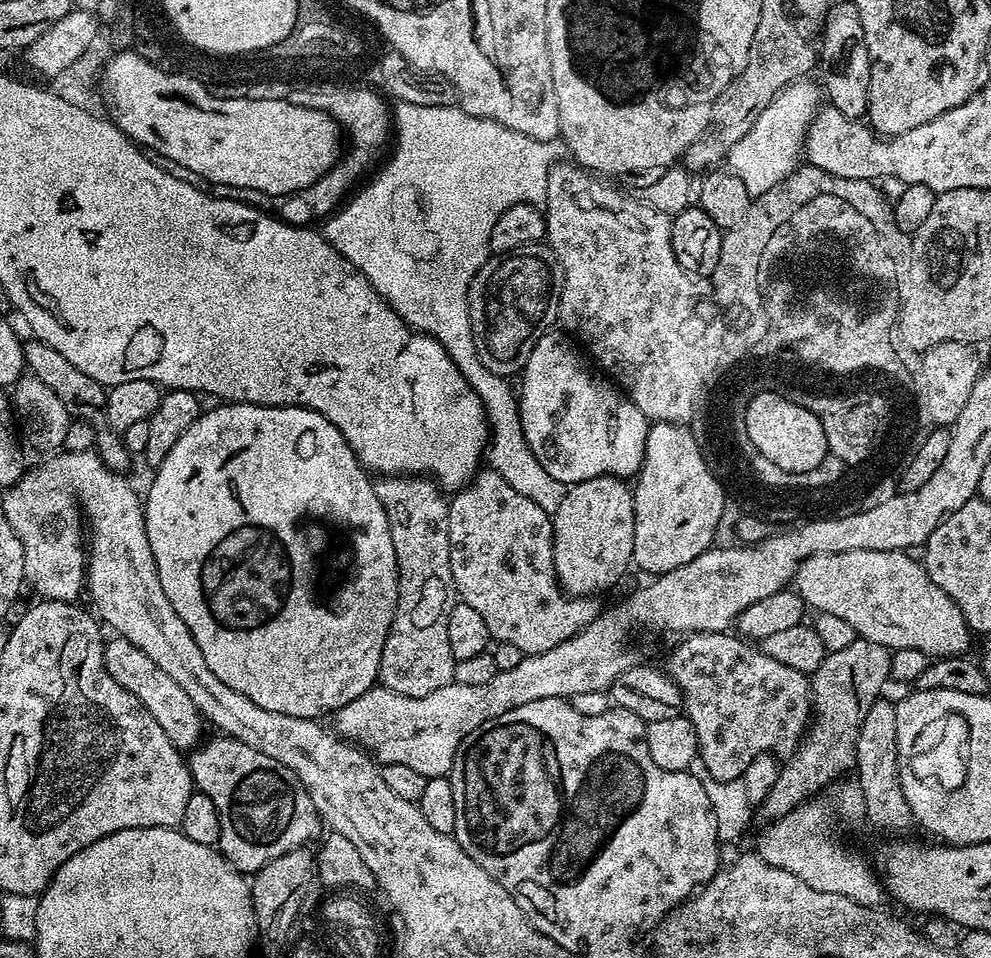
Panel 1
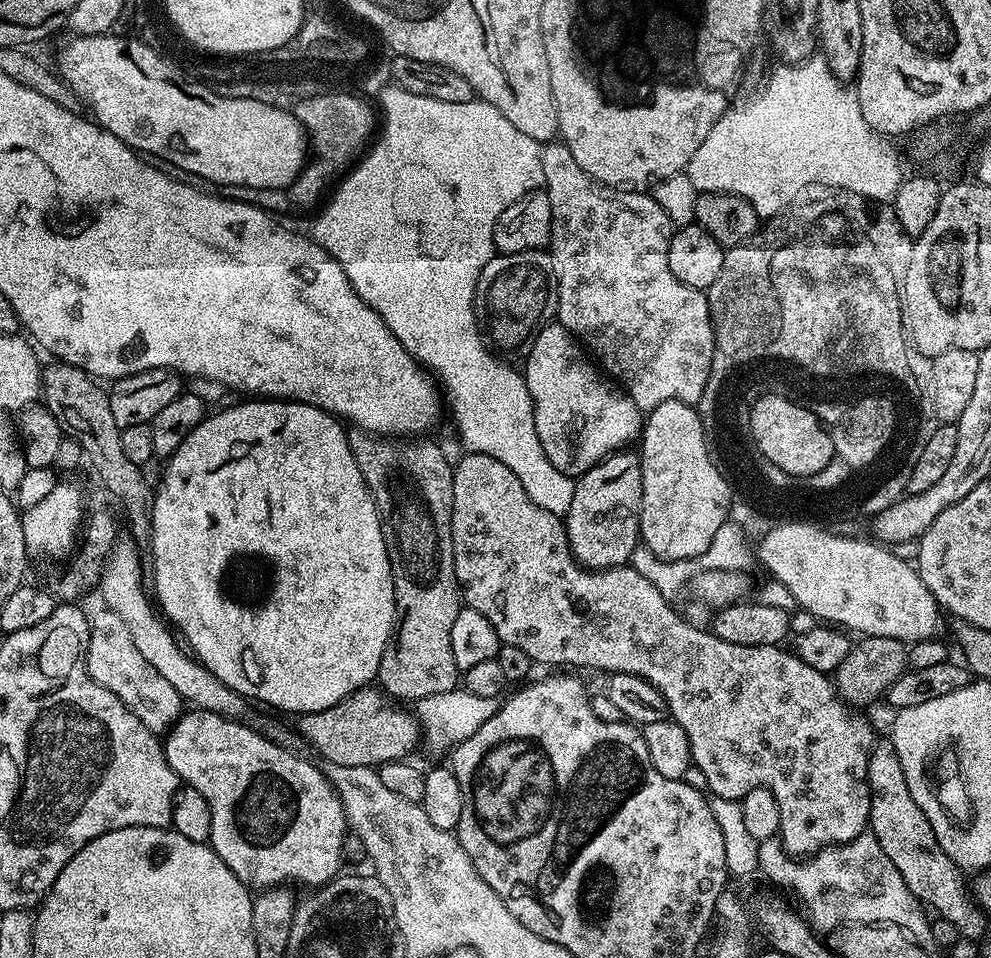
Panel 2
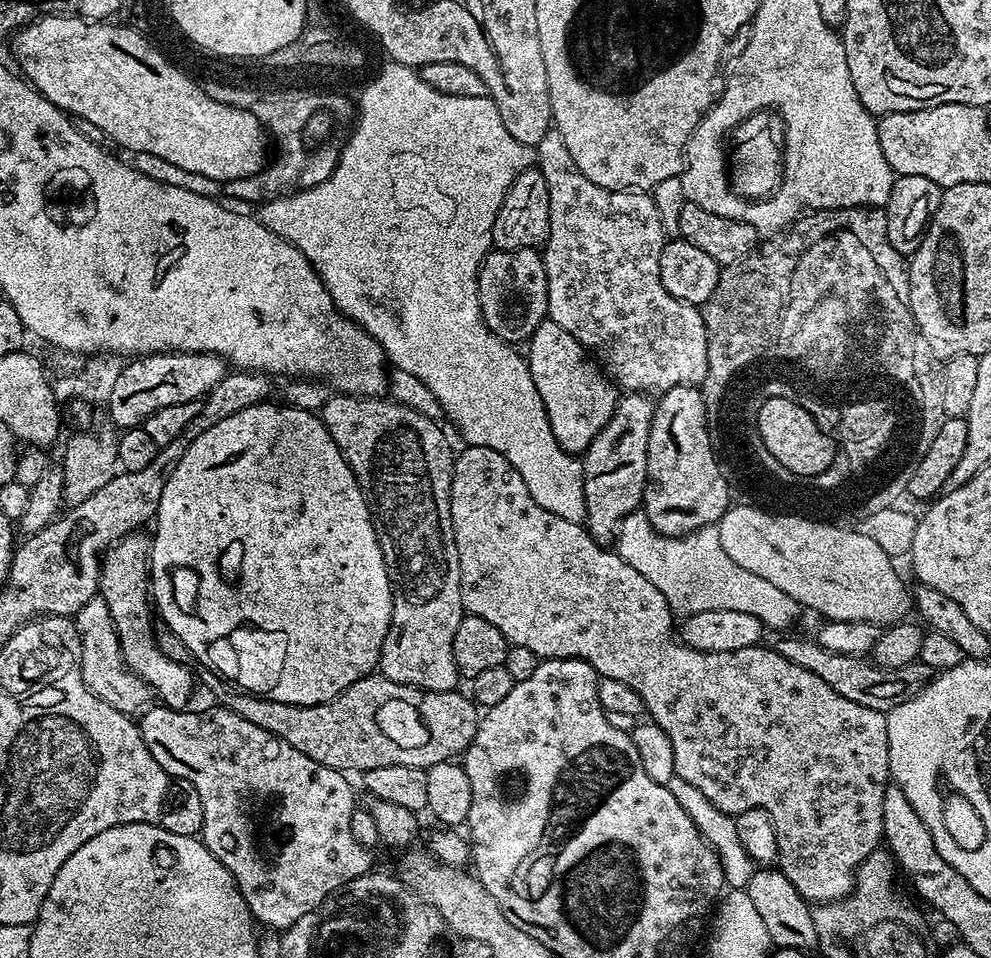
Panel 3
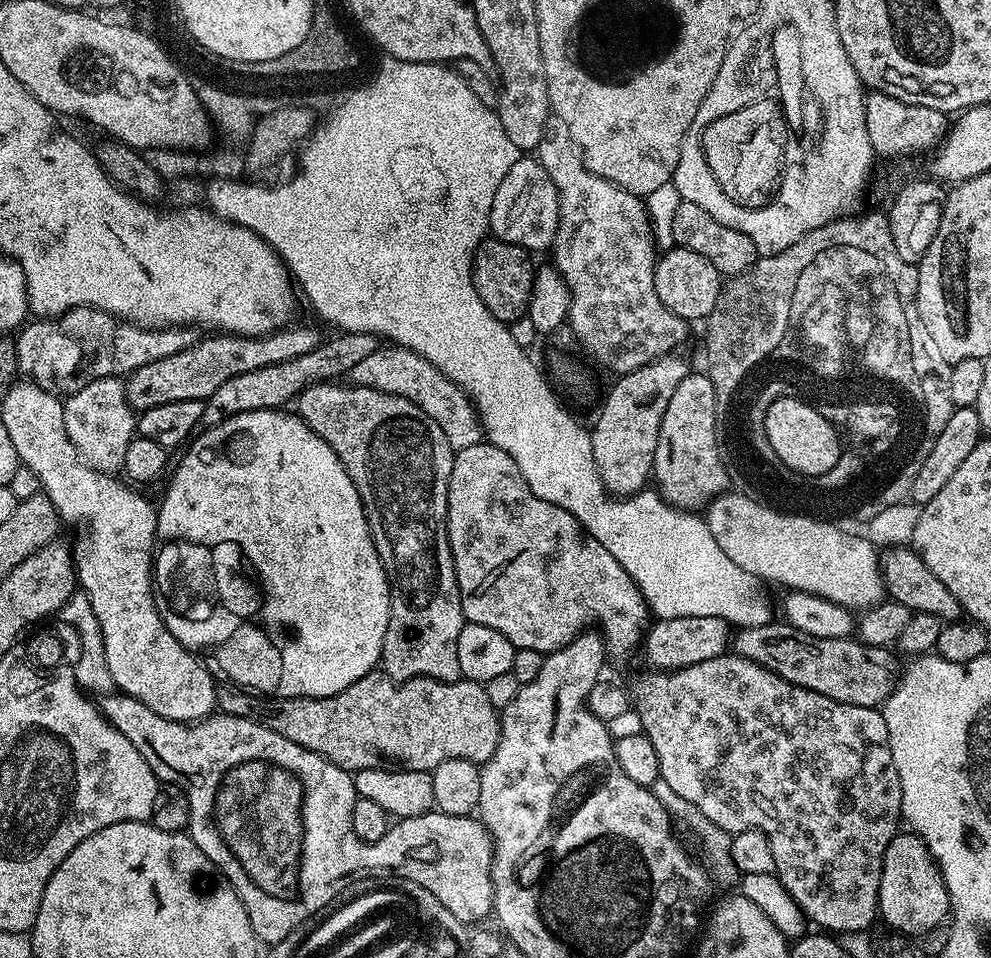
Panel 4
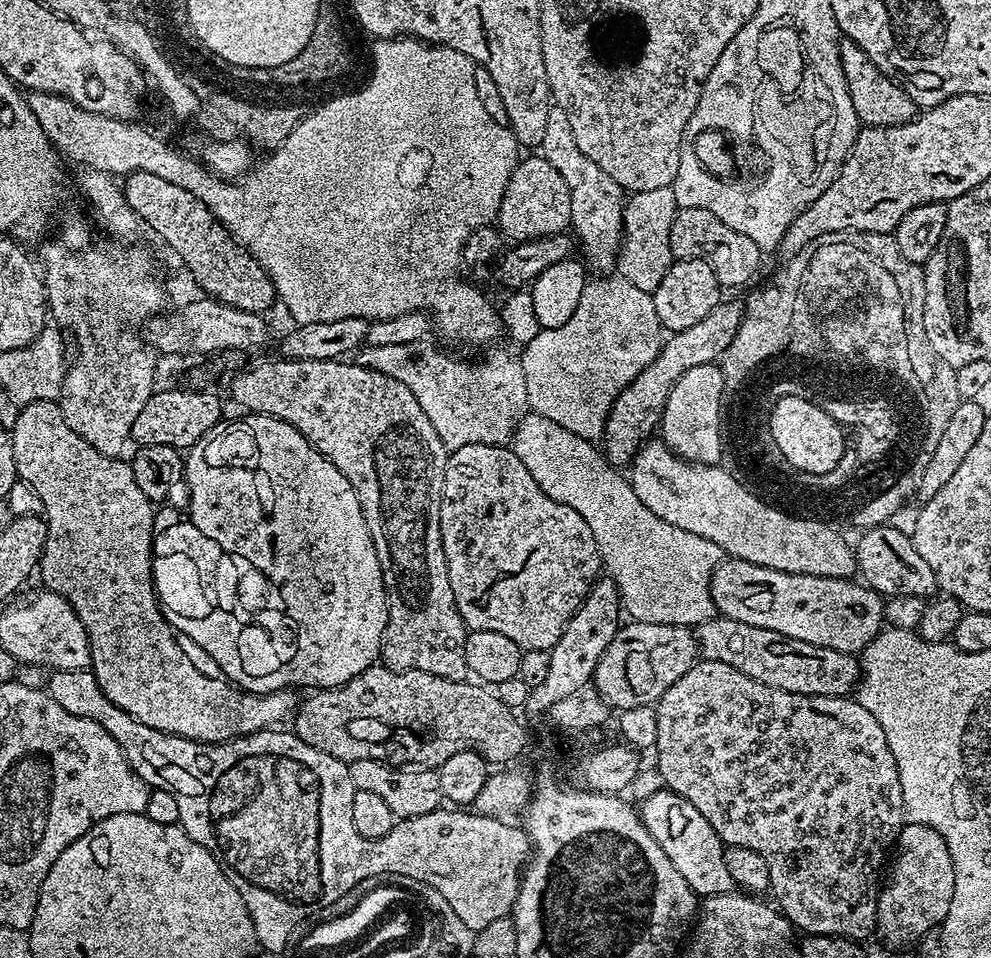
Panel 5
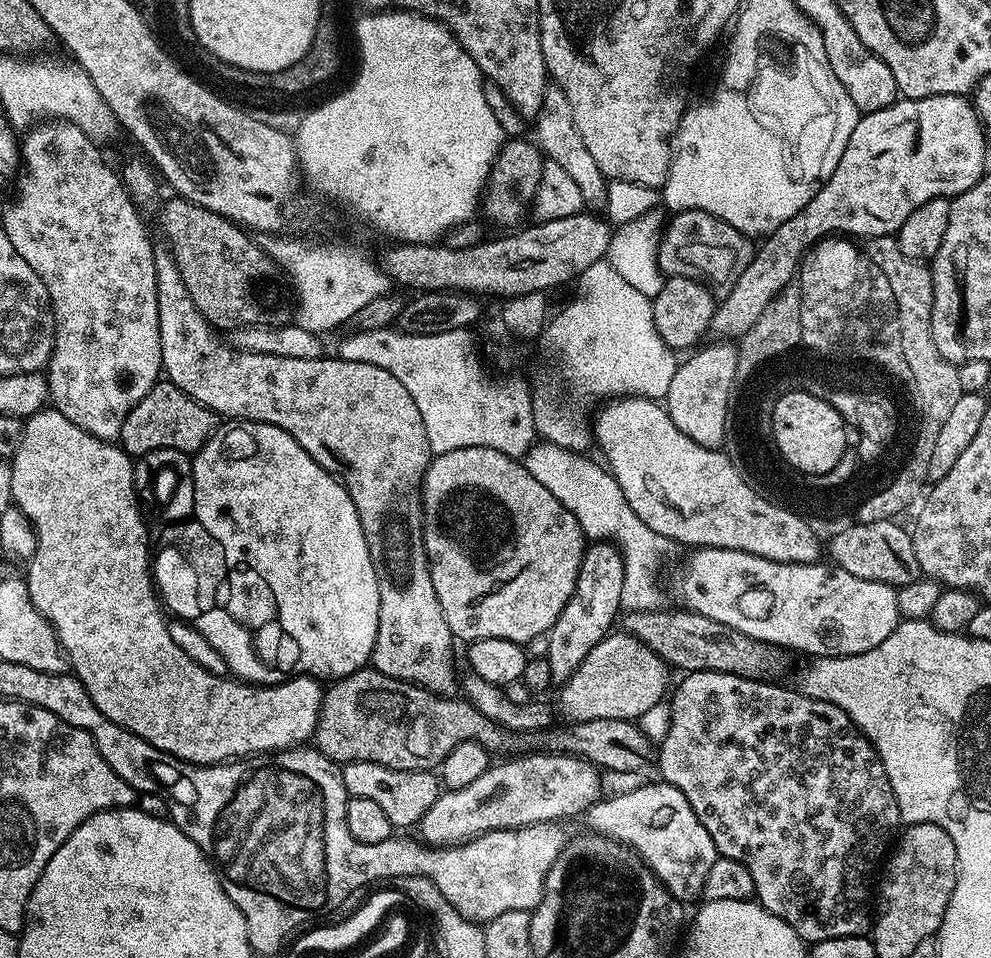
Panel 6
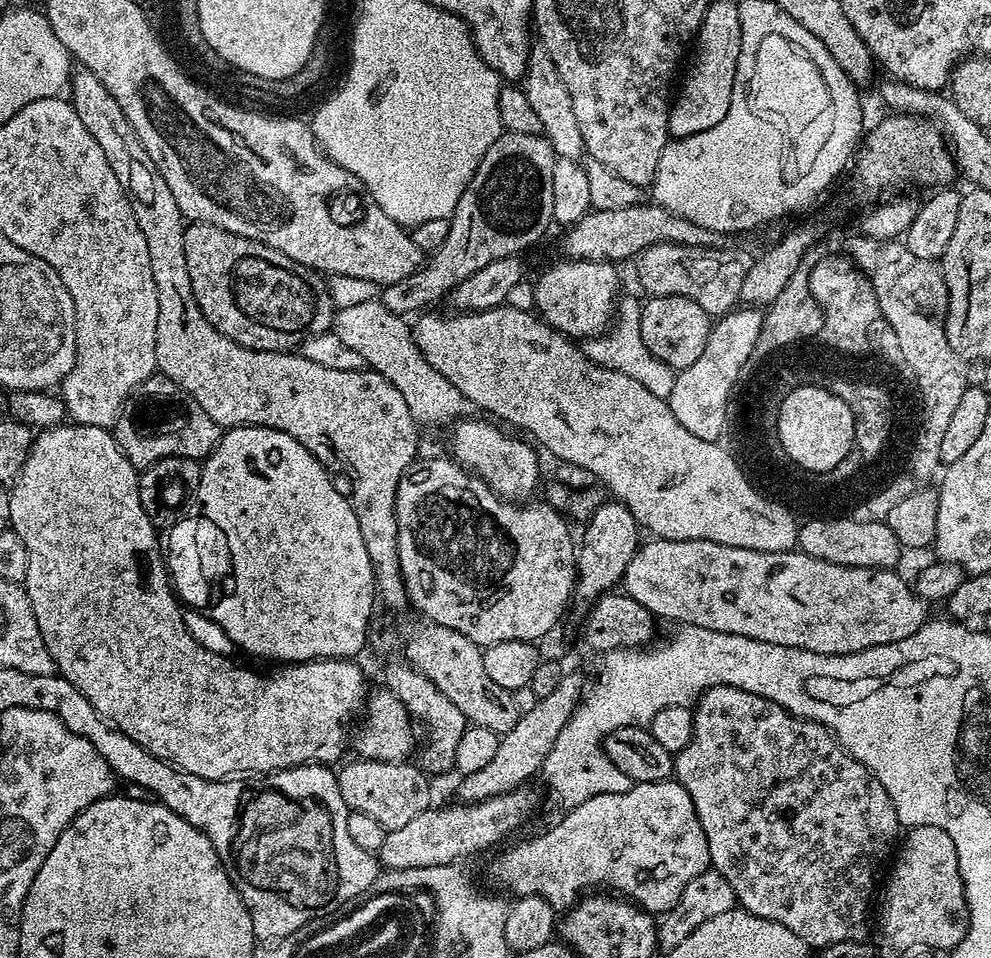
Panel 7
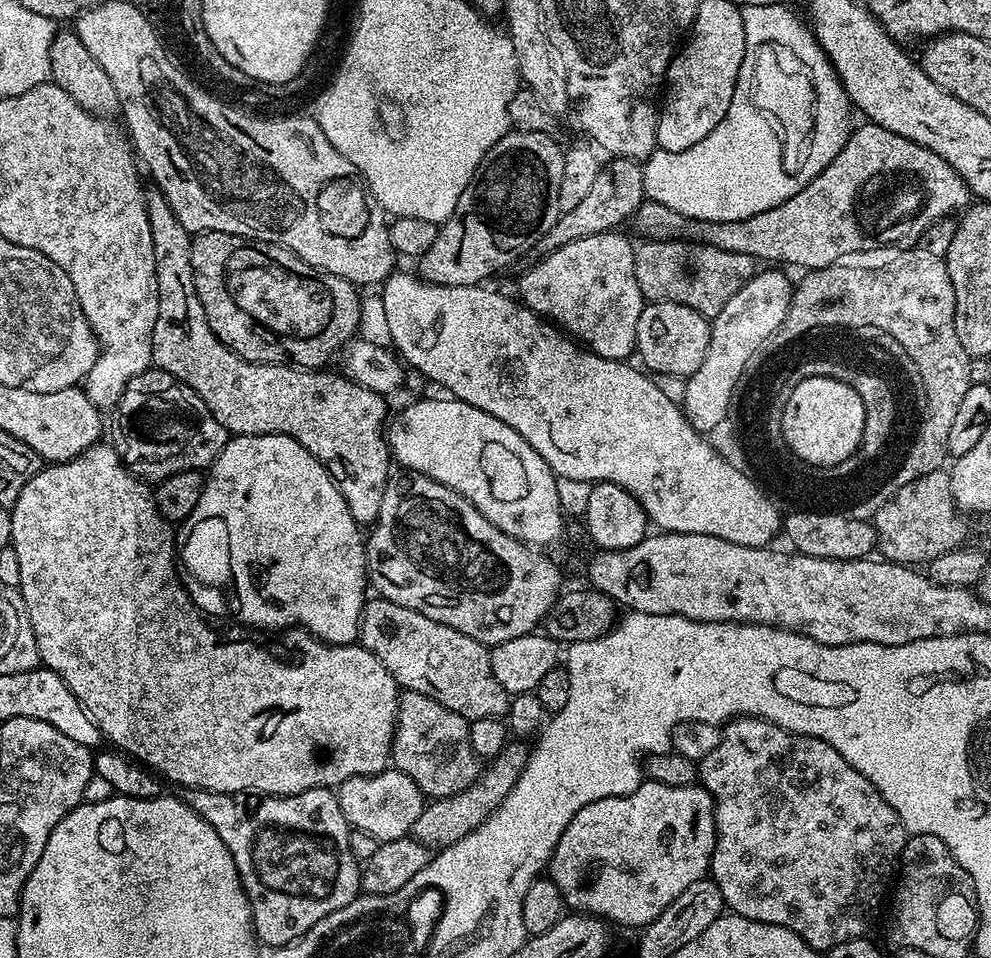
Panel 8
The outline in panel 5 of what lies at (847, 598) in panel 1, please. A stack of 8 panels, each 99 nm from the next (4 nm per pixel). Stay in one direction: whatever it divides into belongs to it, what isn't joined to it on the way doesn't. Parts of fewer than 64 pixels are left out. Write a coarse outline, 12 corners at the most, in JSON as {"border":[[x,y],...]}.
{"border":[[652,438],[634,493],[729,557],[803,576],[857,575],[831,523],[759,504],[727,467]]}

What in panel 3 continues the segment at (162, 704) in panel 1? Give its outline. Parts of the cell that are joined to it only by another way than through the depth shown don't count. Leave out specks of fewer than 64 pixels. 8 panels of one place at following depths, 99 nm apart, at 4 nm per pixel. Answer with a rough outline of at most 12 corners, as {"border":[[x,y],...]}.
{"border":[[106,602],[74,617],[84,685],[114,710],[143,713],[154,693],[129,670]]}

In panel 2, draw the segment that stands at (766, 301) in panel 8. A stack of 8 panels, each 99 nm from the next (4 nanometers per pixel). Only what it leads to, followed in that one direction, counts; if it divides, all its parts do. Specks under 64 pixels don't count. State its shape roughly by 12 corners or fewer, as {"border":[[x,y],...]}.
{"border":[[689,402],[642,424],[640,540],[695,561],[733,485]]}

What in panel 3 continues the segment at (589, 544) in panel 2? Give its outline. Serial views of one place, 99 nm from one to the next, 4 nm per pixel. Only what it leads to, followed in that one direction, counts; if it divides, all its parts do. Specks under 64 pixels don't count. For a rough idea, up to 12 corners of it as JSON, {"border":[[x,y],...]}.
{"border":[[621,395],[583,453],[602,545],[641,507],[653,401]]}

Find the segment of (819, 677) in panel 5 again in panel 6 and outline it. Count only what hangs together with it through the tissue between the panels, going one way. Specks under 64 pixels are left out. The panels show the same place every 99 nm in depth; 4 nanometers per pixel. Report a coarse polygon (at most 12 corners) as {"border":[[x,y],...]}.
{"border":[[625,611],[622,628],[681,673],[752,680],[787,648],[701,612]]}

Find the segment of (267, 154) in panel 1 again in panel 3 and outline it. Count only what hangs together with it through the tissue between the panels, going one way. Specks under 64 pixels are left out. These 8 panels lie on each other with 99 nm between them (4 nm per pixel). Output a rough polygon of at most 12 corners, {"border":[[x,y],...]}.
{"border":[[79,14],[15,33],[24,79],[129,153],[219,182],[258,124]]}

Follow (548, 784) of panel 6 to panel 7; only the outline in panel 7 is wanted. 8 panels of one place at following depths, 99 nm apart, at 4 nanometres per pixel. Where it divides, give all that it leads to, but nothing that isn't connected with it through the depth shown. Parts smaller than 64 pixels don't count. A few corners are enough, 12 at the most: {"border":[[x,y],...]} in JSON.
{"border":[[528,786],[388,830],[385,869],[455,865],[536,808]]}

